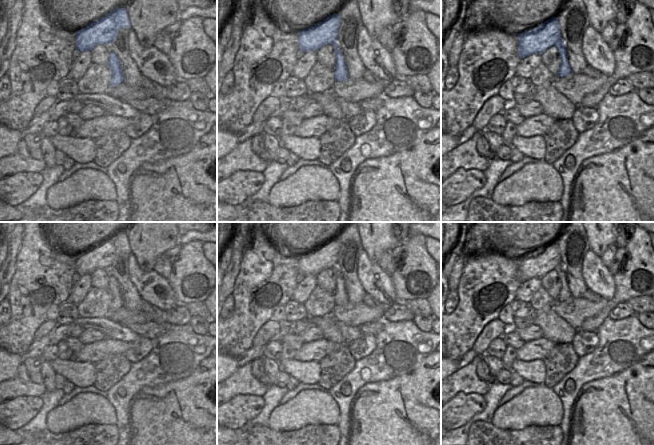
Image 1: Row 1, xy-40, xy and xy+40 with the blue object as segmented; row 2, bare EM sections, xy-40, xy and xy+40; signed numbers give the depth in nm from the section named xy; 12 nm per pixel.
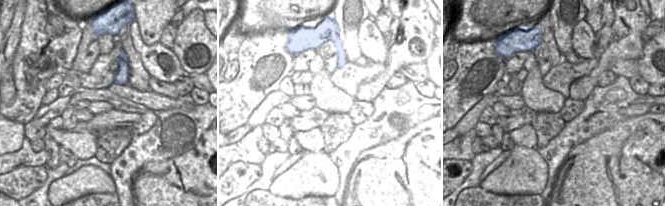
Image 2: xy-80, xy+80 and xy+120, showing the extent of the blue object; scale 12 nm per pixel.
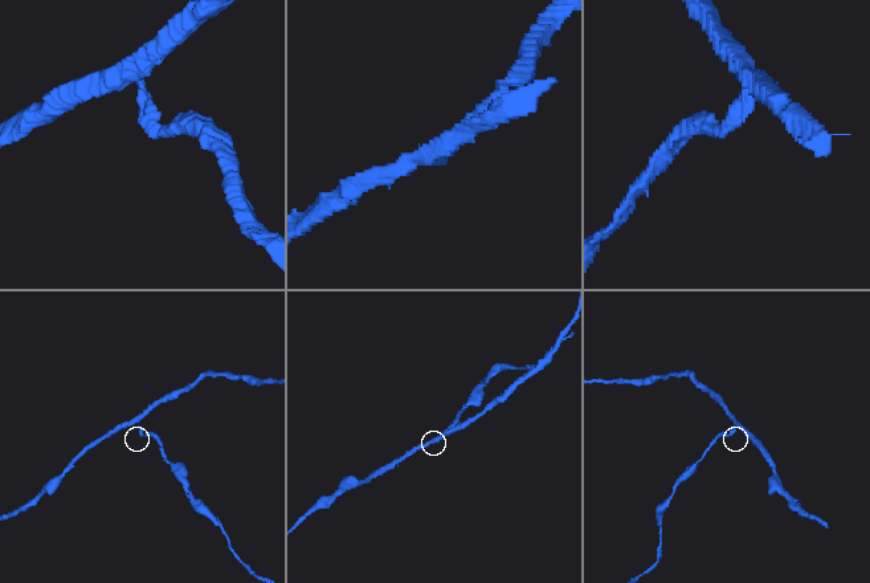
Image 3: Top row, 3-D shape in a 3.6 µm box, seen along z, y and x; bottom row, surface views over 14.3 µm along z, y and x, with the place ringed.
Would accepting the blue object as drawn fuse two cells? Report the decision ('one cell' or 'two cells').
two cells

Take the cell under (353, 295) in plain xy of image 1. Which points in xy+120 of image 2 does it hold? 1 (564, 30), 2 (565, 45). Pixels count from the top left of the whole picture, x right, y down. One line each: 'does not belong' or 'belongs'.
1: belongs
2: belongs

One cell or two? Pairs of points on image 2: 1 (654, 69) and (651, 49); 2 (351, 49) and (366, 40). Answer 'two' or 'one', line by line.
1: one
2: two

